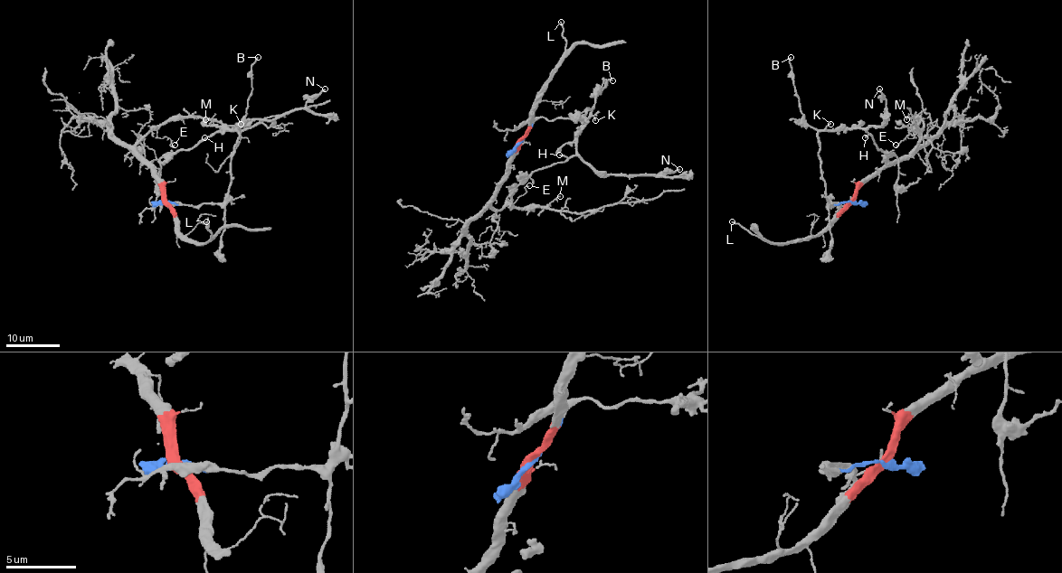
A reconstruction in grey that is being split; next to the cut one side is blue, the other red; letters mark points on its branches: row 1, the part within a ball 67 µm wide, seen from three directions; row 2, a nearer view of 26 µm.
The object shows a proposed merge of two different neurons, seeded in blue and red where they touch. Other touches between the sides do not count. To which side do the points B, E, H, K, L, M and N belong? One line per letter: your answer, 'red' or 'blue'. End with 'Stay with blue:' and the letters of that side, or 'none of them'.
B: blue
E: red
H: blue
K: blue
L: red
M: red
N: blue
Stay with blue: B, H, K, N

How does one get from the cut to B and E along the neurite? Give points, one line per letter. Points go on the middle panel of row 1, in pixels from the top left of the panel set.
B: (519, 141), (540, 117), (578, 118), (584, 115), (592, 107), (606, 80), (611, 80)
E: (519, 141), (490, 205), (501, 209), (513, 203), (529, 186)

